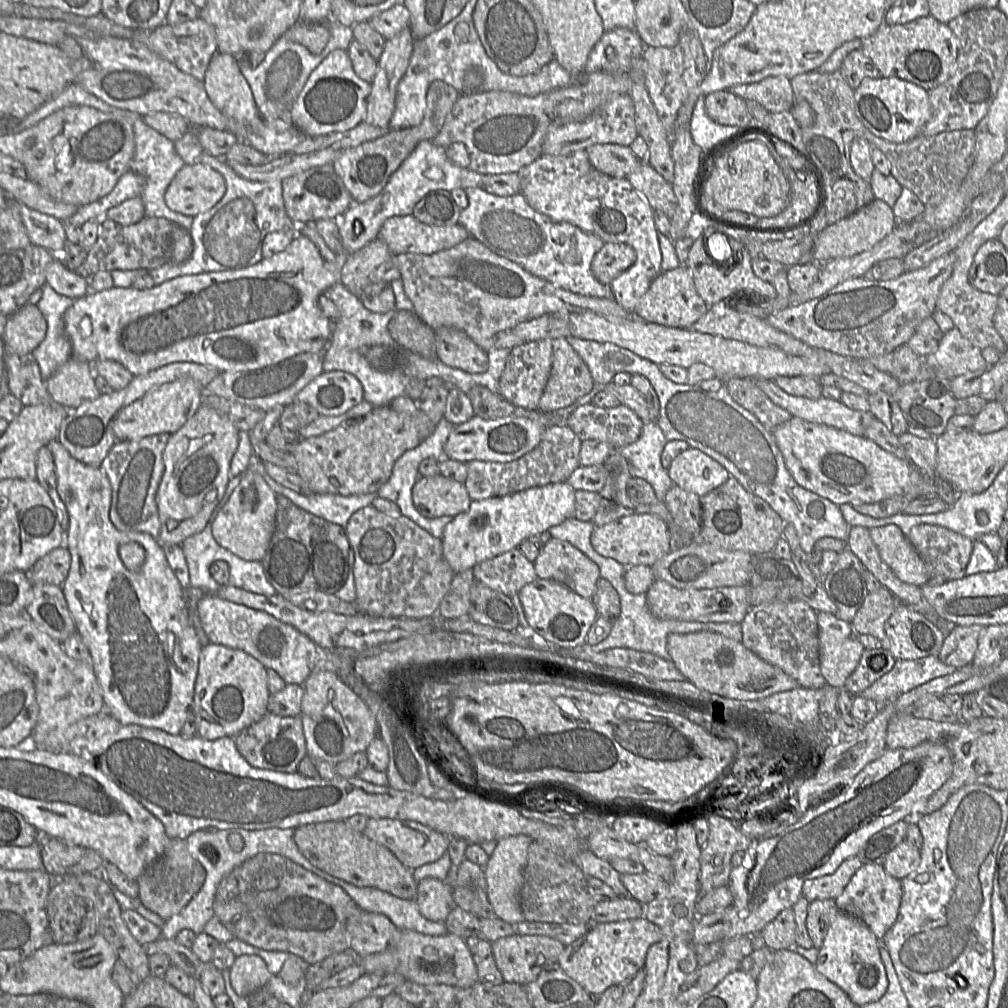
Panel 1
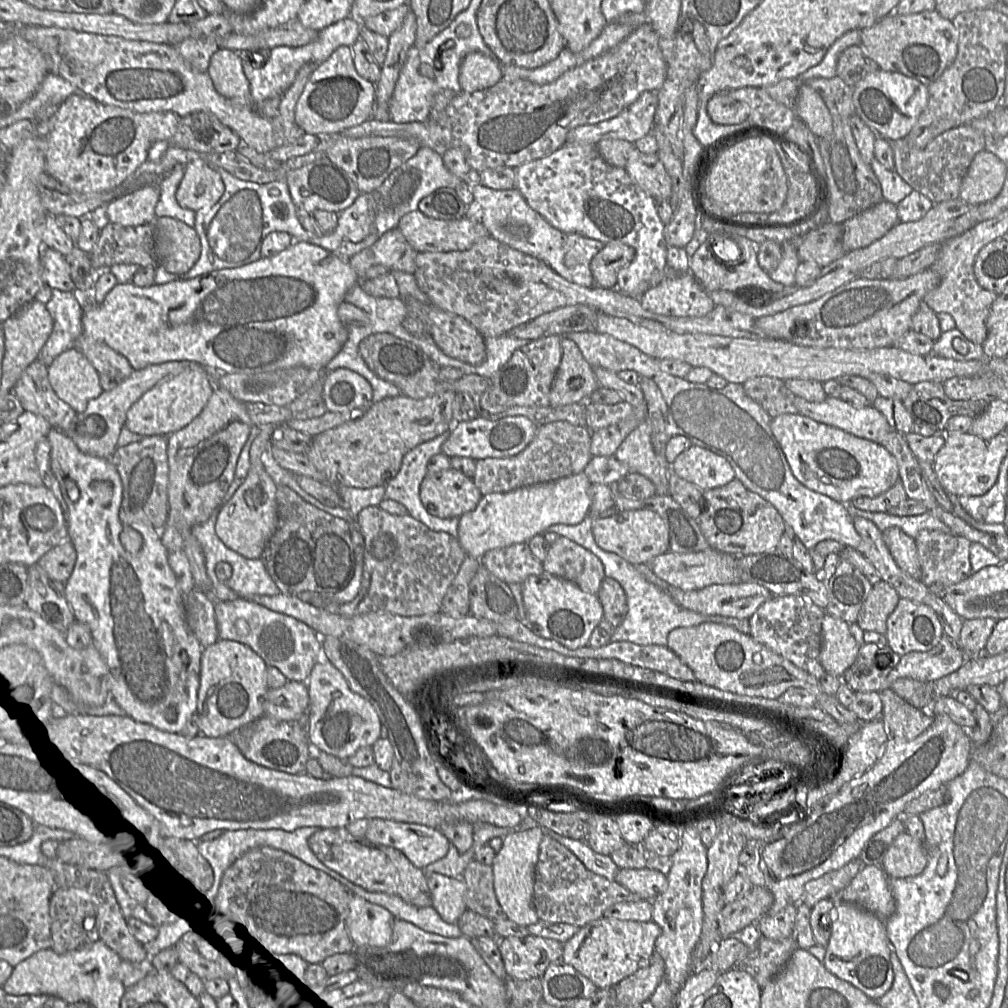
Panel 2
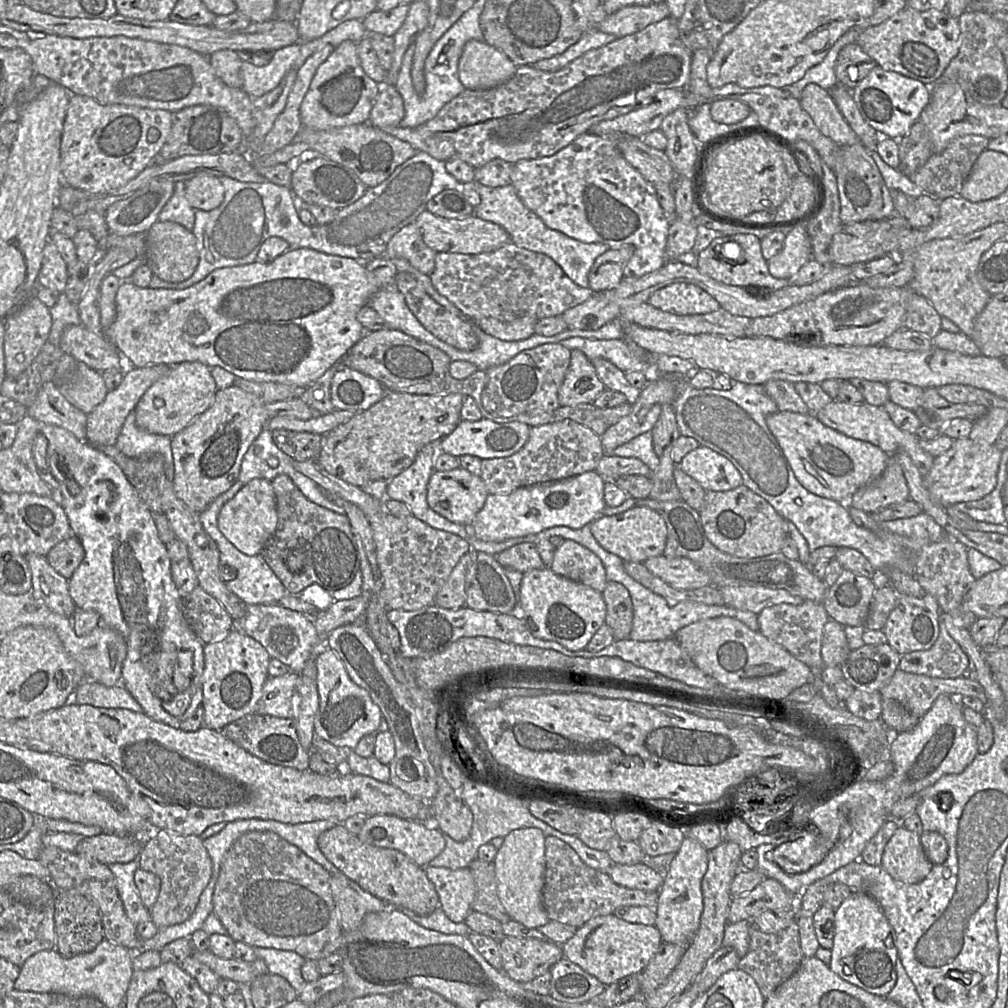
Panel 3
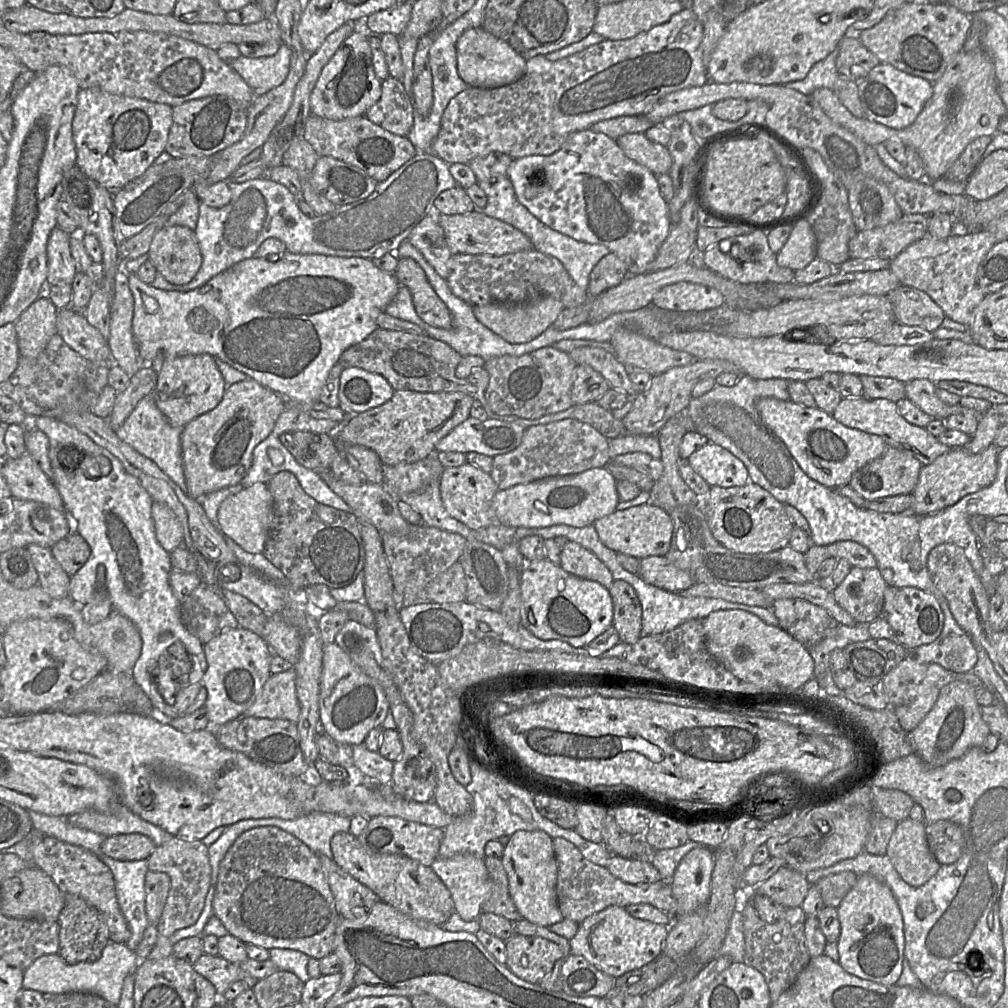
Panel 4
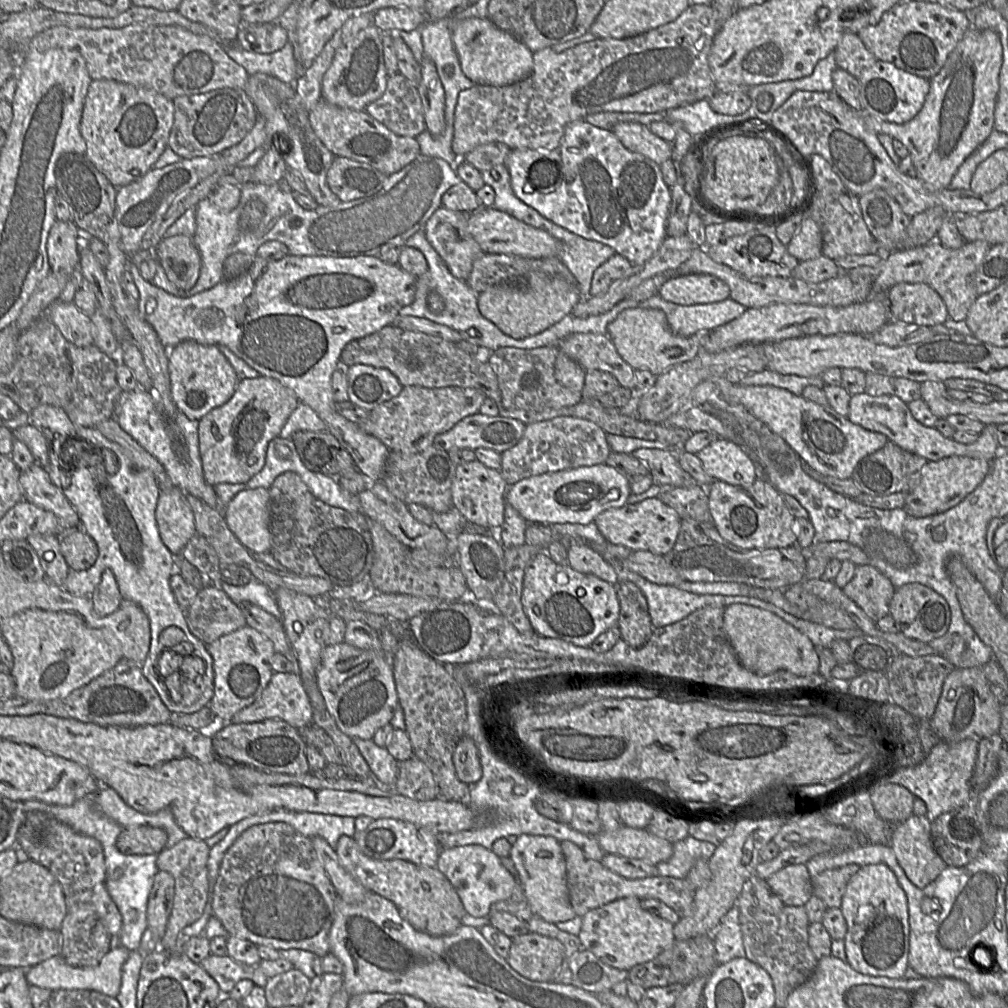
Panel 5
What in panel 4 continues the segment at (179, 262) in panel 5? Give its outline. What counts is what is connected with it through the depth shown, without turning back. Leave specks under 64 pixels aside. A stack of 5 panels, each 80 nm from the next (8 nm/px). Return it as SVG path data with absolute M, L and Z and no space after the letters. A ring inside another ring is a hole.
M179 225L160 228L153 236L147 255L157 273L174 285L189 283L202 260L194 231Z

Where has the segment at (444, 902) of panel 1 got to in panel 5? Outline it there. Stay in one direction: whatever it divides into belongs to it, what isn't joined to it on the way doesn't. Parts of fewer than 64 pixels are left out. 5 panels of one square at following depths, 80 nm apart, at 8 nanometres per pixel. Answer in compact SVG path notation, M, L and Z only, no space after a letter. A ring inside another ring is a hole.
M478 844L441 849L436 868L453 885L466 913L475 918L488 917L491 905L510 898L517 882L500 857L491 849Z

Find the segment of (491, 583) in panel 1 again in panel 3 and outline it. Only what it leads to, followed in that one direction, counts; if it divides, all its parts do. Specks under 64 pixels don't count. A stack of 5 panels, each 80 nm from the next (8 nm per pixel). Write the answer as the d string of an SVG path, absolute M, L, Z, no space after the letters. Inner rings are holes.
M534 543L517 544L494 557L505 569L514 569L521 573L546 567Z

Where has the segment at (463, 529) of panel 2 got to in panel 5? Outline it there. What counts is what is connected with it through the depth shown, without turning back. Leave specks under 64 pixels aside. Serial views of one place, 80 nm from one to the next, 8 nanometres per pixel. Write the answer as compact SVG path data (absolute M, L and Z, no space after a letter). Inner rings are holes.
M604 463L523 479L508 487L505 500L528 523L588 525L600 513L623 507L630 495L629 478Z

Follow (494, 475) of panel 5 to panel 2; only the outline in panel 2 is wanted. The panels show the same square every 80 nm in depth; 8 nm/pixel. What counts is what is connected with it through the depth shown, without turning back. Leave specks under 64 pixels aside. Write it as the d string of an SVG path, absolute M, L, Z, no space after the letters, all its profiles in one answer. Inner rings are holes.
M452 468L427 473L419 496L427 512L438 518L460 518L473 511L483 497L473 478Z

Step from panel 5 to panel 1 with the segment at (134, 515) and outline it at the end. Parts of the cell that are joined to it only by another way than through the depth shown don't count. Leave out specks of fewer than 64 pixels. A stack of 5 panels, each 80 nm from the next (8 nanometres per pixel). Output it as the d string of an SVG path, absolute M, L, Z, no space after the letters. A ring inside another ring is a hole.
M57 439L52 440L47 446L50 449L54 460L57 491L66 506L69 517L66 542L63 545L68 548L71 554L71 565L67 578L61 587L68 609L75 622L76 631L82 636L91 655L94 672L103 694L104 708L108 714L122 724L134 724L147 728L155 728L172 735L179 735L183 724L193 709L195 681L198 673L199 657L203 647L191 624L187 591L181 586L174 571L169 566L163 550L163 544L158 538L144 532L122 532L116 529L111 523L109 519L109 509L111 505L112 490L108 478L101 472L100 468L83 464L73 458ZM131 541L141 544L145 550L145 561L141 569L135 572L130 571L125 567L119 556L118 550L122 544Z

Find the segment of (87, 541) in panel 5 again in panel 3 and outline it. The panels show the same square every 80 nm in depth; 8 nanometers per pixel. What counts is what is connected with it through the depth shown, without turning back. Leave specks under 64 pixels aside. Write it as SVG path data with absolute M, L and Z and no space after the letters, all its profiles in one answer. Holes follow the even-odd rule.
M73 534L58 542L46 554L49 564L66 579L72 576L84 556L83 545Z

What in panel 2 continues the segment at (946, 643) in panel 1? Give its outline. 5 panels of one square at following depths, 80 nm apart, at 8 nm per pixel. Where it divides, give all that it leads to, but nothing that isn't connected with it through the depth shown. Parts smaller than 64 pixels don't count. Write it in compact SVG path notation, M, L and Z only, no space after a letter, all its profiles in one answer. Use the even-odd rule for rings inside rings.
M990 617L964 620L960 631L958 646L967 657L977 657L983 653L983 648L996 624Z

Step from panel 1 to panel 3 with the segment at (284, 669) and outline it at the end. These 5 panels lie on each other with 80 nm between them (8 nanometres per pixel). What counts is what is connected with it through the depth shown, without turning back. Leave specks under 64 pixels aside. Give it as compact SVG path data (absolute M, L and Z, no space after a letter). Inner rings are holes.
M247 605L245 616L234 620L233 630L258 641L272 659L281 661L291 672L297 674L302 672L310 658L315 658L316 664L316 657L325 645L325 639L317 634L314 619L279 605Z

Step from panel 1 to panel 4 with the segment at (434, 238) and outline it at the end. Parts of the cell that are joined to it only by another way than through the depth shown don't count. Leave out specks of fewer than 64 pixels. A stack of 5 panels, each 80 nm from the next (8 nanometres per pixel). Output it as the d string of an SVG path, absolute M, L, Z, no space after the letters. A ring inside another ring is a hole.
M476 209L460 215L440 215L439 224L443 228L446 244L452 254L504 255L532 249L530 239L512 225L490 217Z

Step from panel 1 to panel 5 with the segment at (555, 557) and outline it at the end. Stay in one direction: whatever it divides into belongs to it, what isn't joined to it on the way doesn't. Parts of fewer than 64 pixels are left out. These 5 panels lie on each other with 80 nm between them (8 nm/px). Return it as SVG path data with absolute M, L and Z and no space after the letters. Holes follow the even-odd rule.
M573 544L567 552L568 566L573 570L582 574L594 575L615 587L619 584L614 568L589 544Z

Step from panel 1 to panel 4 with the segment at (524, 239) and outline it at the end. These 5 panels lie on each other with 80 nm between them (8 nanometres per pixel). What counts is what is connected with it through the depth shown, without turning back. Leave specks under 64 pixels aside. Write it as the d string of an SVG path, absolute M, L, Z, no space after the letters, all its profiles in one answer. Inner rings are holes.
M508 176L499 177L496 181L477 181L485 192L487 203L482 209L486 215L502 220L520 230L531 241L532 248L557 258L568 271L578 286L588 289L590 274L601 258L610 253L602 244L590 244L573 239L542 223L516 197L513 185Z

